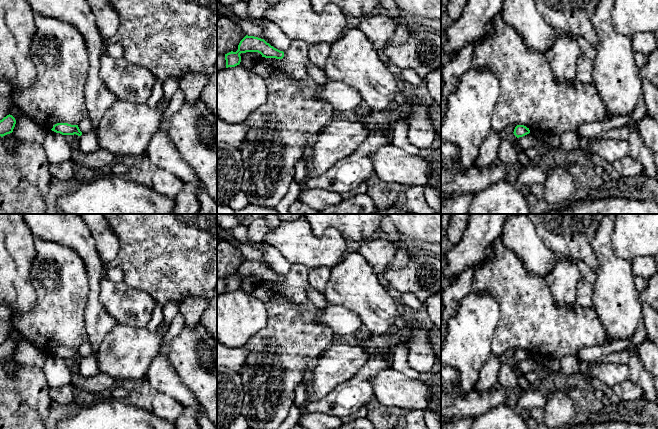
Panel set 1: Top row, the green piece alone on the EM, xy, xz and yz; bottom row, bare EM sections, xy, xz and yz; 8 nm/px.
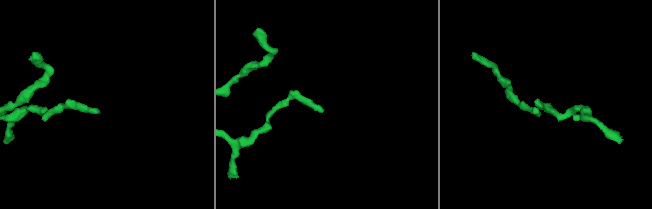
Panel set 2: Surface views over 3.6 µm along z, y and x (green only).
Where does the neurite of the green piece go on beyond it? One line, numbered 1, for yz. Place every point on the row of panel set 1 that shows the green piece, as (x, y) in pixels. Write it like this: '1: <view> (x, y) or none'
1: none

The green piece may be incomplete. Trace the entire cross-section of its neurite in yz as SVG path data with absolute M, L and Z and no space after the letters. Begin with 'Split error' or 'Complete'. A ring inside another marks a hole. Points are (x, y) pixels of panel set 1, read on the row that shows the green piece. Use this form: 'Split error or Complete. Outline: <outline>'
Complete. Outline: M517 125L517 126L515 127L513 133L514 133L514 135L515 135L517 138L519 138L519 137L523 137L523 136L529 134L529 133L530 133L530 130L529 130L529 128L527 128L527 127L524 126L524 125Z

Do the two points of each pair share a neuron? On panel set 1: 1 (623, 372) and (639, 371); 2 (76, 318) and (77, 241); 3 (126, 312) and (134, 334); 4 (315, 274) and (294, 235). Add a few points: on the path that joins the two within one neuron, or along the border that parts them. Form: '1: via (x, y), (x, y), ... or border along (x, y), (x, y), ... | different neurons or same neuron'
1: border along (626, 364), (628, 379) | different neurons
2: border along (56, 242), (78, 254), (86, 275) | different neurons
3: border along (117, 322), (123, 325), (145, 327) | different neurons
4: border along (330, 268), (314, 267), (309, 269) | different neurons

